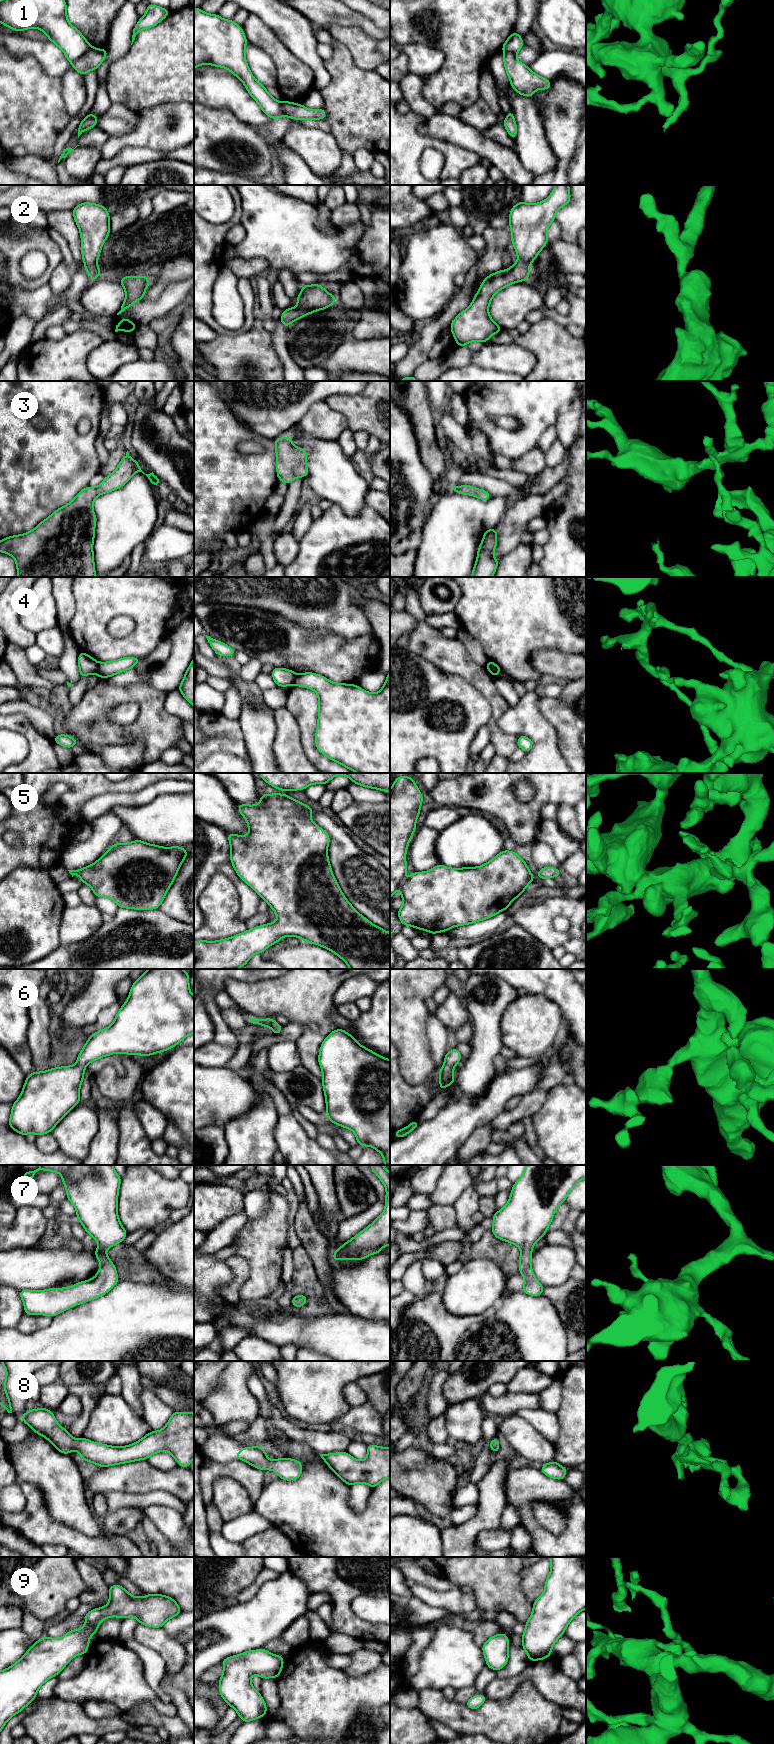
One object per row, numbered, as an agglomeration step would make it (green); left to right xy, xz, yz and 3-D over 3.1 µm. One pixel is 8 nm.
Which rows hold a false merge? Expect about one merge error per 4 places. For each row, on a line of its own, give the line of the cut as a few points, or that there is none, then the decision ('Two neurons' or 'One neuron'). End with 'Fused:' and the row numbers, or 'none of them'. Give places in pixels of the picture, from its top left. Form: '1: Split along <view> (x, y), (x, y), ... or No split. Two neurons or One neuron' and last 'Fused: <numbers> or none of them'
1: Split along xy (91, 46), (72, 63). Two neurons
2: No split. One neuron
3: No split. One neuron
4: Split along xy (99, 663), (96, 673). Two neurons
5: No split. One neuron
6: No split. One neuron
7: No split. One neuron
8: No split. One neuron
9: No split. One neuron
Fused: 1, 4

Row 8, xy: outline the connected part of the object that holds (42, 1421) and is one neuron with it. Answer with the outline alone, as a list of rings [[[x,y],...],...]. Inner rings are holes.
[[[38,1408],[25,1412],[22,1421],[32,1430],[44,1436],[60,1453],[70,1454],[73,1450],[80,1453],[81,1459],[95,1463],[98,1467],[108,1467],[138,1460],[147,1460],[151,1455],[161,1451],[169,1452],[177,1461],[178,1466],[188,1468],[194,1458],[194,1413],[174,1412],[164,1428],[160,1431],[151,1431],[137,1442],[121,1447],[110,1446],[90,1441],[83,1436],[74,1439],[66,1429],[56,1421],[53,1411],[46,1408]]]

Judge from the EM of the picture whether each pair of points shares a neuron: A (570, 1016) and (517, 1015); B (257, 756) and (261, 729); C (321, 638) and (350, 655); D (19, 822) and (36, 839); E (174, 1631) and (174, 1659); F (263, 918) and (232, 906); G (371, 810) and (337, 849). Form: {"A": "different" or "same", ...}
{"A": "different", "B": "same", "C": "same", "D": "same", "E": "different", "F": "different", "G": "different"}

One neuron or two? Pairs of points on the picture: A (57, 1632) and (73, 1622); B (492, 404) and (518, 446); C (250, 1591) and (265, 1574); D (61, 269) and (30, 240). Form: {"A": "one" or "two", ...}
{"A": "one", "B": "one", "C": "one", "D": "two"}

